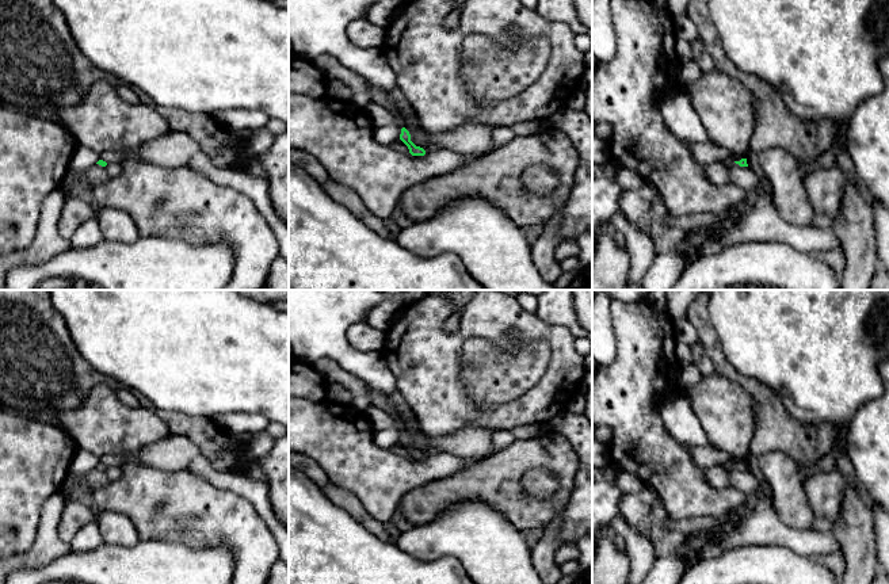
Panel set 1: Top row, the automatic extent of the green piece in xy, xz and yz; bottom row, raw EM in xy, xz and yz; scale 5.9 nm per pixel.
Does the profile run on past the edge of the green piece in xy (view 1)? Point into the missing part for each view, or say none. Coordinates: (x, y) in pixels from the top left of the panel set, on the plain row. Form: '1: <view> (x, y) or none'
1: none

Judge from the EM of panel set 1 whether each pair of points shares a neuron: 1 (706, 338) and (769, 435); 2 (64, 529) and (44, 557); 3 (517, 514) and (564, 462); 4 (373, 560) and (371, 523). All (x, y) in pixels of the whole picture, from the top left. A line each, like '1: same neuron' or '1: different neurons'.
1: same neuron
2: different neurons
3: same neuron
4: different neurons

